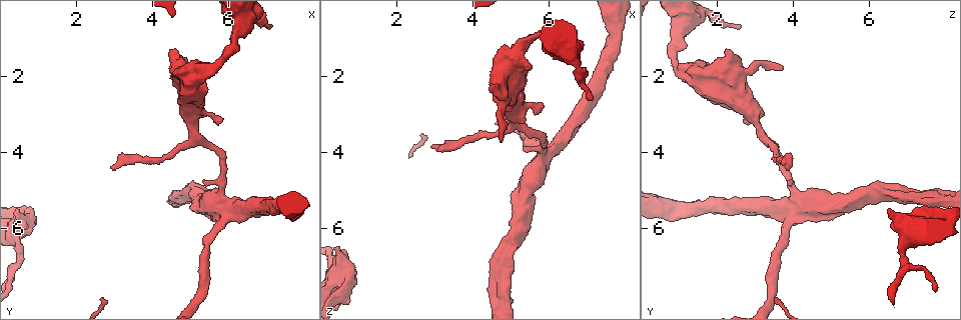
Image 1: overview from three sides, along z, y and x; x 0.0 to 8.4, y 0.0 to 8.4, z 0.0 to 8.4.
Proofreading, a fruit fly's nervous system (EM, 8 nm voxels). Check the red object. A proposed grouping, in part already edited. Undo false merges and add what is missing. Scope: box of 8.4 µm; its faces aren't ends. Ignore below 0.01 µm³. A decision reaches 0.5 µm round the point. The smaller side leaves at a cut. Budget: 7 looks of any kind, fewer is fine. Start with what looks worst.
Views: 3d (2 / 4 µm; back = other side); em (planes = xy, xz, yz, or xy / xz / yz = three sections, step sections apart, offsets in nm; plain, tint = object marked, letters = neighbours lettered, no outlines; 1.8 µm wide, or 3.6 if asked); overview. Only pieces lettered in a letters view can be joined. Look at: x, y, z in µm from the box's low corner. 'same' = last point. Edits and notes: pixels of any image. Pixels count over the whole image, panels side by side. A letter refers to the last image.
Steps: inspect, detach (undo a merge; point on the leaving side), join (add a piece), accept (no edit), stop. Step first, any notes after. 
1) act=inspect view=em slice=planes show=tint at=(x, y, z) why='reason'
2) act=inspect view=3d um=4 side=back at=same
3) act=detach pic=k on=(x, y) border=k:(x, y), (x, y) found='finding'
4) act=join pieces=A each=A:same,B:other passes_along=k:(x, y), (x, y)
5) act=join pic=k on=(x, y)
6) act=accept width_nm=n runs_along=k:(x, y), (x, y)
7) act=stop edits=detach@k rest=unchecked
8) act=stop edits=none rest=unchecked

act=inspect view=3d um=4 at=(5.75, 5.35, 4.20) why='calibre changes'

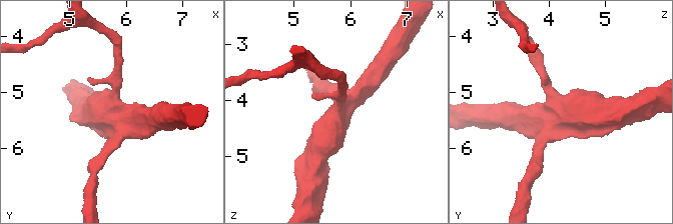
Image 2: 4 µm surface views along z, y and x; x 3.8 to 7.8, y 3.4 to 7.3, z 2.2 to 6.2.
act=inspect view=em slice=planes show=letters at=(5.80, 5.35, 4.25)

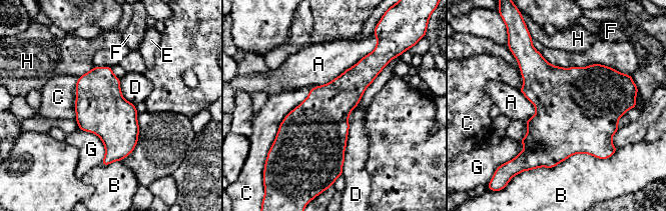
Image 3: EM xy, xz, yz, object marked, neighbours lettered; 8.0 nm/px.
act=accept width_nm=400 each=A:other,B:other,C:other,D:other,E:other,F:other,G:other,H:other border=3:(360, 100), (349, 116), (342, 173) found='continuous, no second neuron'

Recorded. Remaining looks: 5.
act=inspect view=em slice=planes show=letters at=(7.10, 0.65, 2.60) why='branch stops here'

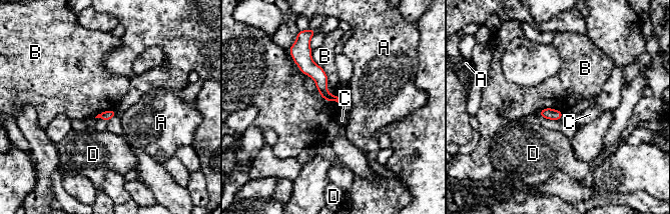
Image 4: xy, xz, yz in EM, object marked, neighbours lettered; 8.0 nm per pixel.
act=accept each=A:other,B:other,C:other,D:other border=4:(310, 51), (339, 98) found='none of them fits'

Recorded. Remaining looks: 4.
act=inspect view=3d um=4 at=(4.70, 1.75, 3.70) why='an open end'

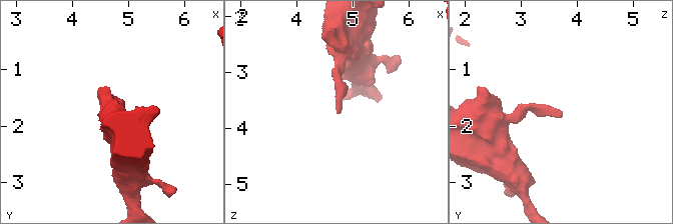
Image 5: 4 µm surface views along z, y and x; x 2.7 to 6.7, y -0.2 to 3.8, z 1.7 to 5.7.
act=inspect view=em slice=xy step=4 show=tint at=(4.70, 1.80, 3.75) why='now the EM'

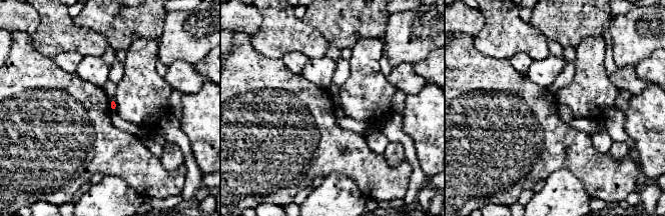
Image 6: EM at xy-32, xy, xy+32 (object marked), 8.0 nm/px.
act=inspect view=em slice=planes show=letters at=same why='cut it another way'

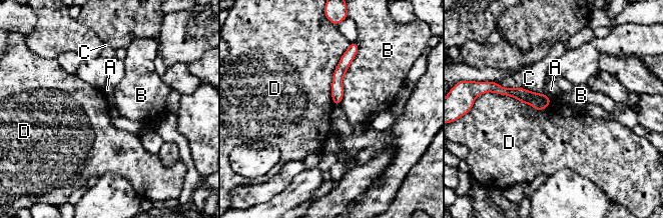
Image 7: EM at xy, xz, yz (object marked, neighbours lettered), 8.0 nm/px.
act=accept each=A:other,B:other,C:other,D:other found='none of them fits'

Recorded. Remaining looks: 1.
act=stop edits=none rest=unchecked

